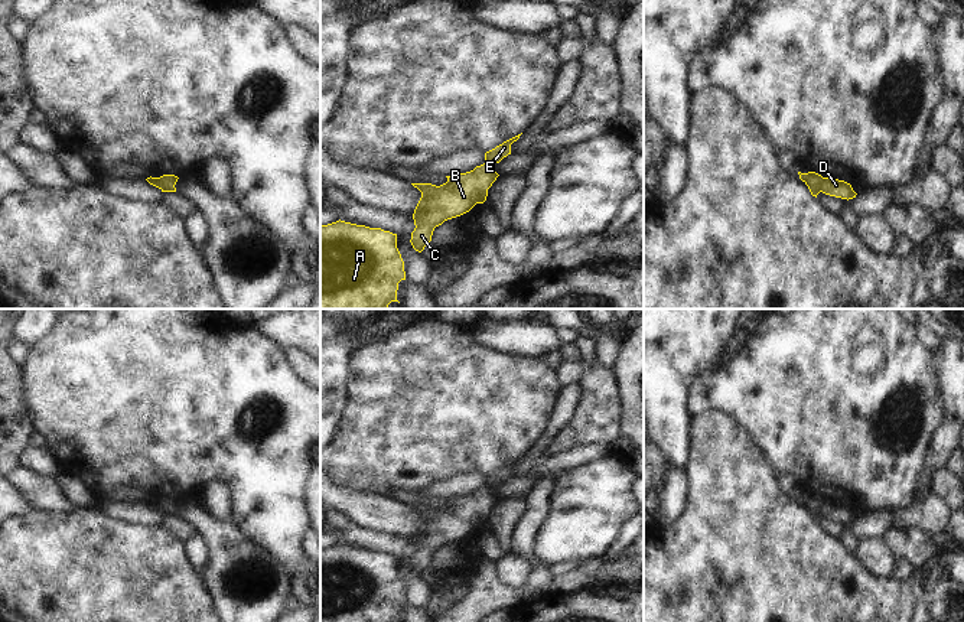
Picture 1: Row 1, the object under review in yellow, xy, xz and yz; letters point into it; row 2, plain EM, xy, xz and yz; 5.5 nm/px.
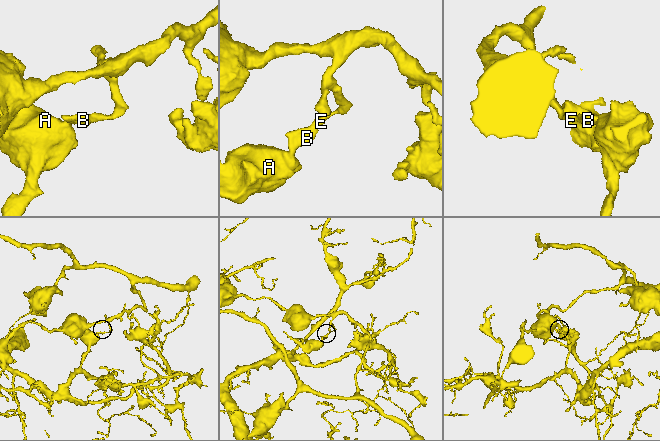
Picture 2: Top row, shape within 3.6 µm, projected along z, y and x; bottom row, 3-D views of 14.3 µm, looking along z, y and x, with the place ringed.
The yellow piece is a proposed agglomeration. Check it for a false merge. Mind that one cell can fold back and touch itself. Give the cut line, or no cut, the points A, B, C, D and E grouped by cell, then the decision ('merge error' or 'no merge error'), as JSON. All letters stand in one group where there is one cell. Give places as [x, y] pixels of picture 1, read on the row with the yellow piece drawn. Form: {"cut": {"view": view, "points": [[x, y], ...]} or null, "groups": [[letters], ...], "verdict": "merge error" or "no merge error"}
{"cut": {"view": "yz", "points": [[824, 178], [820, 191]]}, "groups": [["A", "B", "C", "D"], ["E"]], "verdict": "merge error"}

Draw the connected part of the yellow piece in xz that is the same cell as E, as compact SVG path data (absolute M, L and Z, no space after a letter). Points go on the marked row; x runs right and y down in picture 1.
M521 134L504 141L502 144L496 146L495 149L485 153L485 163L499 163L504 157L511 154L511 144L520 139Z

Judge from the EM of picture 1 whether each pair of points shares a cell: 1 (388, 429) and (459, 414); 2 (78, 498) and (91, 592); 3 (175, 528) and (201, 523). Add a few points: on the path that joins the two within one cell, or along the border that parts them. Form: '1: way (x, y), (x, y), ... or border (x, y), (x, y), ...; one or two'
1: way (406, 423), (414, 414), (442, 414); one
2: border (88, 502), (75, 507); two
3: border (176, 514), (185, 518), (196, 531); two

